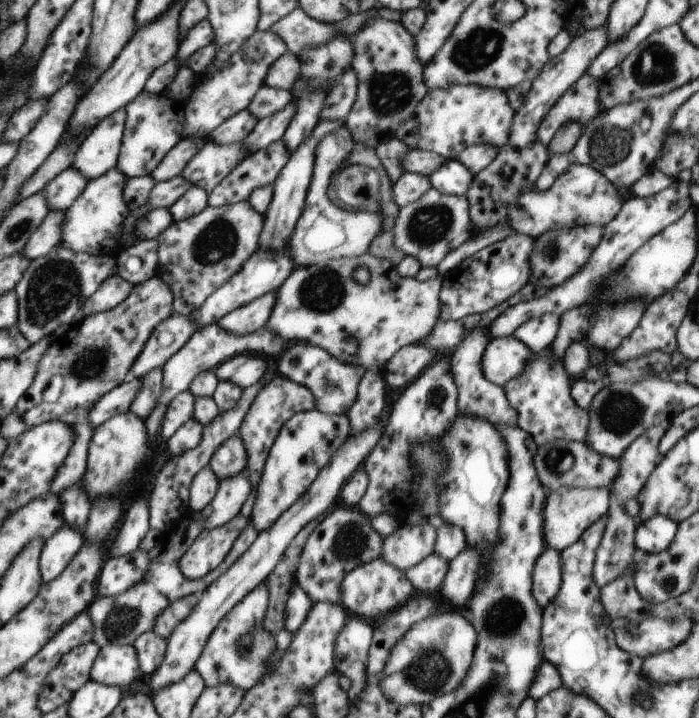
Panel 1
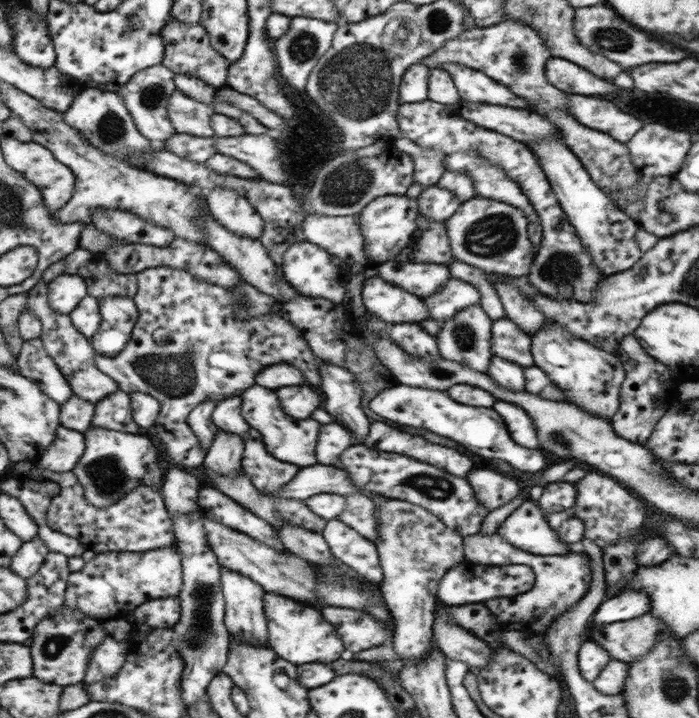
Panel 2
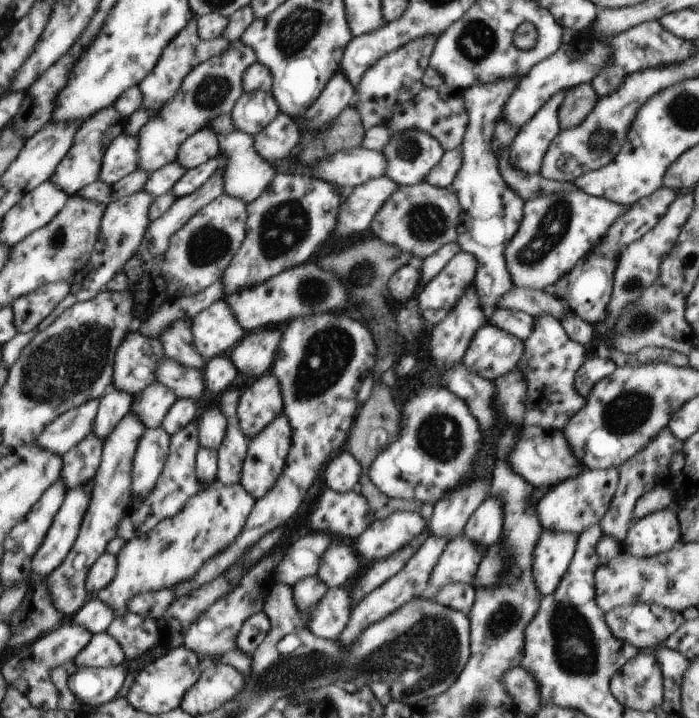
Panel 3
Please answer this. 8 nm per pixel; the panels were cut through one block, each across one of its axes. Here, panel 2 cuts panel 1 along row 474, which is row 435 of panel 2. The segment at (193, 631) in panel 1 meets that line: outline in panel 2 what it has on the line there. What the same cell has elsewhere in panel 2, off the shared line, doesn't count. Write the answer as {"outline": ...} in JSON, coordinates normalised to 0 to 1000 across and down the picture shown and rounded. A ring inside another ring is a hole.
{"outline":[[[466,591],[458,596],[458,607],[454,613],[454,642],[462,648],[482,649],[486,630],[492,630],[504,618],[506,618],[506,610],[495,596],[484,591]]]}

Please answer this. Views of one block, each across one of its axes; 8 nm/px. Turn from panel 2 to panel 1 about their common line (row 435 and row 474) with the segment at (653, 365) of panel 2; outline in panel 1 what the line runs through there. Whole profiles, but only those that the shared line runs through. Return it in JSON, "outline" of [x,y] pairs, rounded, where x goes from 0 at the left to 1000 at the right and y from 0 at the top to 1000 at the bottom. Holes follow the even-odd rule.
{"outline":[[[933,593],[918,607],[913,609],[886,638],[887,657],[884,666],[876,674],[874,692],[871,694],[873,710],[870,710],[870,730],[864,738],[864,747],[858,753],[858,760],[853,766],[853,777],[850,781],[848,806],[850,813],[857,820],[864,813],[873,813],[876,808],[881,808],[890,797],[896,797],[901,788],[906,788],[908,770],[908,738],[911,728],[908,724],[896,716],[896,696],[911,694],[918,682],[918,677],[924,674],[927,663],[933,660],[933,655],[947,641],[947,632],[941,630],[943,618],[950,606],[954,603],[954,593]]]}

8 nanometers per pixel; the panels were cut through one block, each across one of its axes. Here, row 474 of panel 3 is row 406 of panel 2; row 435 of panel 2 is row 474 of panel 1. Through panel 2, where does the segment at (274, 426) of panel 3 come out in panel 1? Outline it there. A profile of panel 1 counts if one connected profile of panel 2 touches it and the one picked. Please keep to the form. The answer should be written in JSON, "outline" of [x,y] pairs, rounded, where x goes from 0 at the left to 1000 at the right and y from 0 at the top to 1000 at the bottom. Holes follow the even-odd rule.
{"outline":[[[455,570],[421,577],[406,589],[386,623],[366,680],[366,696],[359,716],[359,728],[366,741],[378,741],[386,735],[403,713],[415,708],[443,680],[443,674],[452,669],[455,657],[469,646],[475,632],[498,613],[498,604],[501,593],[495,579],[466,579]]]}

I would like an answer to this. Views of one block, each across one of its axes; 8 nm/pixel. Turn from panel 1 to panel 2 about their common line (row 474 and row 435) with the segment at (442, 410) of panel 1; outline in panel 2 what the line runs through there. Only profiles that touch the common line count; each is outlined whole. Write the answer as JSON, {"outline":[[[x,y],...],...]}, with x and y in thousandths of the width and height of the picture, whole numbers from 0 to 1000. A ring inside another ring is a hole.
{"outline":[[[531,588],[529,604],[521,613],[521,621],[541,624],[549,630],[567,630],[578,632],[584,638],[627,649],[655,666],[667,666],[670,657],[678,652],[675,641],[647,624],[635,624],[627,618],[615,618],[601,607],[584,607],[561,593],[555,588]]]}

